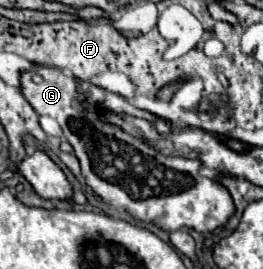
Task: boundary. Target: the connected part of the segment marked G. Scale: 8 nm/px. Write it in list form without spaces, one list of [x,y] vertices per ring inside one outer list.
[[[38,66],[34,72],[24,72],[20,88],[40,116],[50,116],[60,124],[64,138],[74,148],[74,156],[80,162],[86,184],[112,208],[126,210],[136,220],[152,222],[168,232],[192,228],[202,234],[210,234],[218,226],[224,226],[232,212],[236,212],[232,196],[228,196],[228,188],[224,188],[218,180],[208,182],[198,174],[202,168],[200,160],[164,156],[150,148],[144,140],[102,120],[104,112],[130,114],[150,120],[156,124],[156,130],[164,134],[170,132],[170,124],[164,118],[136,108],[126,98],[82,82],[72,74],[66,76],[60,68],[52,66]]]

